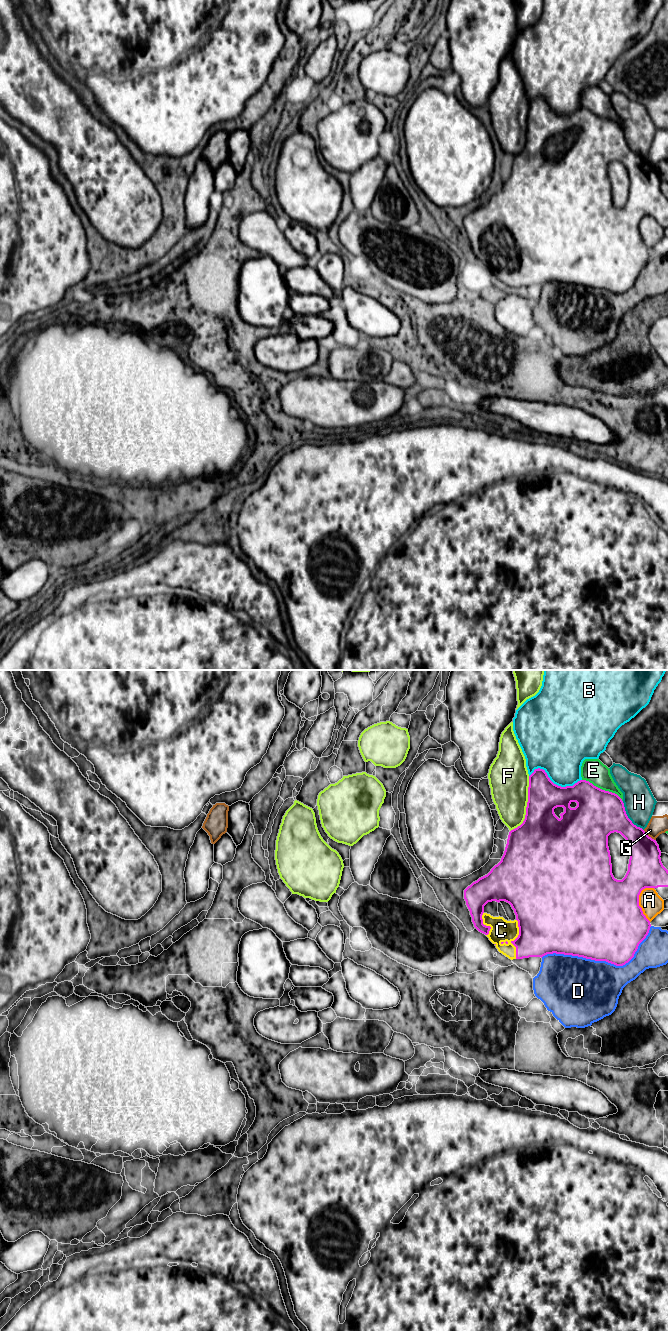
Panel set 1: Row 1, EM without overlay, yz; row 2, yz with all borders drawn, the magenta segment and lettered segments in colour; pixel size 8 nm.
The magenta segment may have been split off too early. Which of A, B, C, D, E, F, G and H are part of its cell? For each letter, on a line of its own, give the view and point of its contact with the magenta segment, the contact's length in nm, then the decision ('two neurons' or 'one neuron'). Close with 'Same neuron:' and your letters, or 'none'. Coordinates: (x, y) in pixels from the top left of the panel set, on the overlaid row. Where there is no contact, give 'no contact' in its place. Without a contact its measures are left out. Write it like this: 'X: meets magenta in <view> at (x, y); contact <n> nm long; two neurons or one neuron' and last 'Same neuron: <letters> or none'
A: meets magenta in yz at (638, 904); contact 280 nm long; two neurons
B: meets magenta in yz at (553, 783); contact 420 nm long; two neurons
C: meets magenta in yz at (515, 939); contact 320 nm long; one neuron
D: meets magenta in yz at (602, 960); contact 900 nm long; two neurons
E: meets magenta in yz at (603, 790); contact 380 nm long; two neurons
F: meets magenta in yz at (527, 805); contact 480 nm long; two neurons
G: meets magenta in yz at (648, 836); contact 130 nm long; two neurons
H: meets magenta in yz at (627, 817); contact 300 nm long; two neurons
Same neuron: C

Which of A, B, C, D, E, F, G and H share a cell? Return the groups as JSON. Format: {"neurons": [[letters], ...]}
{"neurons": [["A"], ["B"], ["C"], ["D"], ["E"], ["F"], ["G"], ["H"]]}

